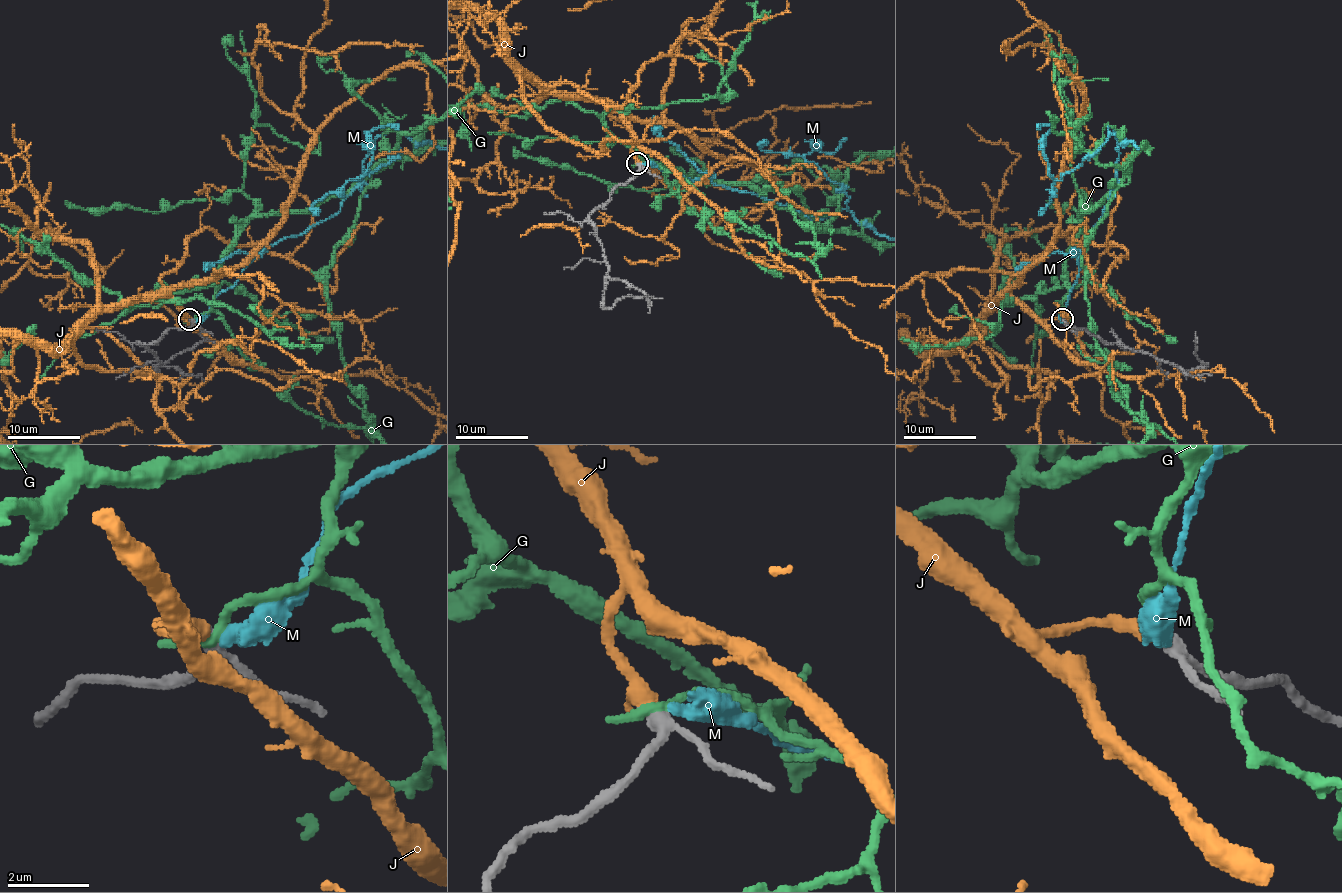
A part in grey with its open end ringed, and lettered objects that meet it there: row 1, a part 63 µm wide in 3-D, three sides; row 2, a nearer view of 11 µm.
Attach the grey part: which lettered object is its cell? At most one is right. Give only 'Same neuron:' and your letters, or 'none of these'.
Same neuron: J

